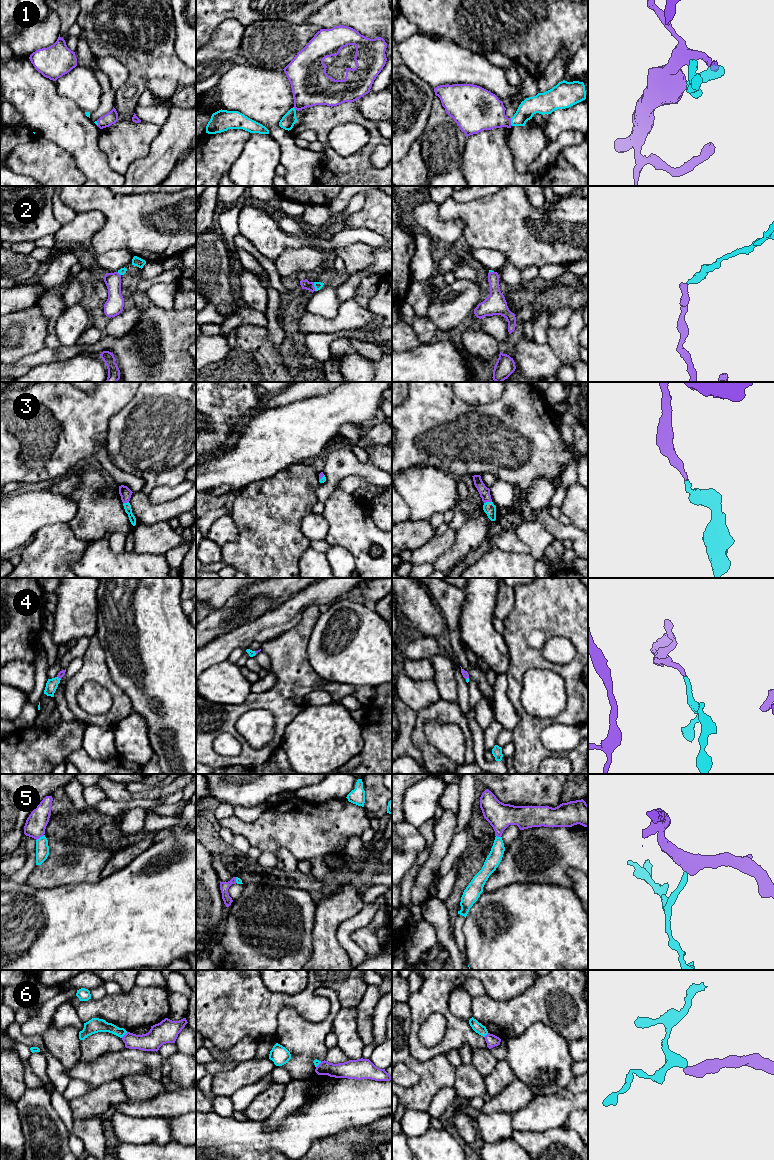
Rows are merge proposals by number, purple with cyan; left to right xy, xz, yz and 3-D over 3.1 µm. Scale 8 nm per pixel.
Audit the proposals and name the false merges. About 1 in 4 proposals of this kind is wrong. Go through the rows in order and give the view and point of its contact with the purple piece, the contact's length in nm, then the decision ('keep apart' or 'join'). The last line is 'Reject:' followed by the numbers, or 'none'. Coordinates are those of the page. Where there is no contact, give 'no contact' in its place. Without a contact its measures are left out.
1: meets purple in yz at (510, 122); contact 70 nm long; join
2: meets purple in xz at (313, 286); contact 70 nm long; join
3: meets purple in yz at (487, 501); contact 70 nm long; join
4: meets purple in xy at (59, 677); contact 40 nm long; join
5: meets purple in xy at (40, 836); contact 80 nm long; join
6: meets purple in xy at (125, 1034); contact 70 nm long; keep apart
Reject: 6

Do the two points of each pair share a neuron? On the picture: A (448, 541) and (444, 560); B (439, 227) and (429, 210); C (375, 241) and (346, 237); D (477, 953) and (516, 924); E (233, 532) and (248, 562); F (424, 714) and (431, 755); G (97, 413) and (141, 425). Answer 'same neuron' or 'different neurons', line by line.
A: different neurons
B: same neuron
C: same neuron
D: same neuron
E: different neurons
F: same neuron
G: different neurons

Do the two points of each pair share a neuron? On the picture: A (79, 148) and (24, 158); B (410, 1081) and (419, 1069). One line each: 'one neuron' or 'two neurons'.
A: two neurons
B: two neurons

